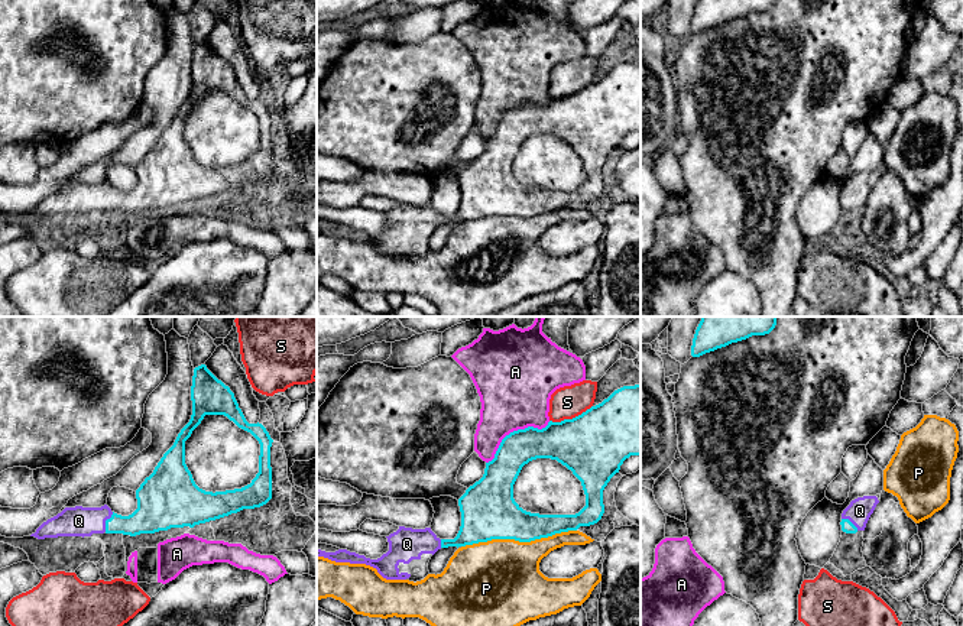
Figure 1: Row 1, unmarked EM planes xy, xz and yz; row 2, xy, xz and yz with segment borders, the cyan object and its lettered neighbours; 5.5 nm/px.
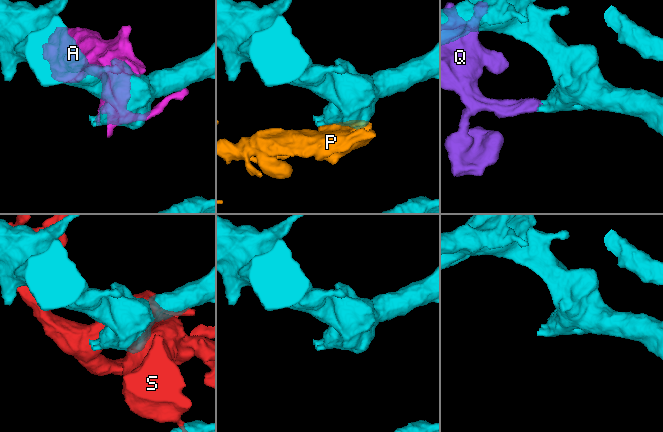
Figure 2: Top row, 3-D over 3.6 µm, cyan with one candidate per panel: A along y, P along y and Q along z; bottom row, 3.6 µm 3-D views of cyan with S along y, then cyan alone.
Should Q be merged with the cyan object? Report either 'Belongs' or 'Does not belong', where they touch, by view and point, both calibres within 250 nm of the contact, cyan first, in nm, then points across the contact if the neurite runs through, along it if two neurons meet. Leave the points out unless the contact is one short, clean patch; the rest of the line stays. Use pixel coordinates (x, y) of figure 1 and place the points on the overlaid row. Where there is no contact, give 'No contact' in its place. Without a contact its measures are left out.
Belongs. Touches cyan at xy (106, 522). Thickness 170 nm (cyan) against 170 nm. Path across: xy (149, 516), (139, 522), (106, 522), (78, 521)

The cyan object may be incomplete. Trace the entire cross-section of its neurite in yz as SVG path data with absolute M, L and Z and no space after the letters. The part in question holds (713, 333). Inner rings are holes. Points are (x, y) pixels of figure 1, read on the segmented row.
M701 317L696 330L691 356L726 347L752 335L769 334L776 325L776 317Z

